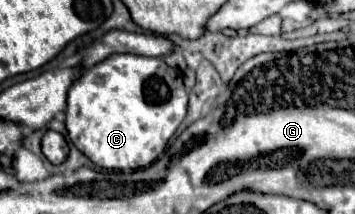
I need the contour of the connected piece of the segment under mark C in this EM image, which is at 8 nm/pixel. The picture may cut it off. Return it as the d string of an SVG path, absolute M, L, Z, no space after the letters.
M114 53L96 63L92 69L82 71L80 77L70 85L66 101L66 131L76 149L102 169L130 171L152 165L152 161L156 161L158 155L166 149L170 137L186 117L188 93L184 89L180 71L168 67L162 57Z

